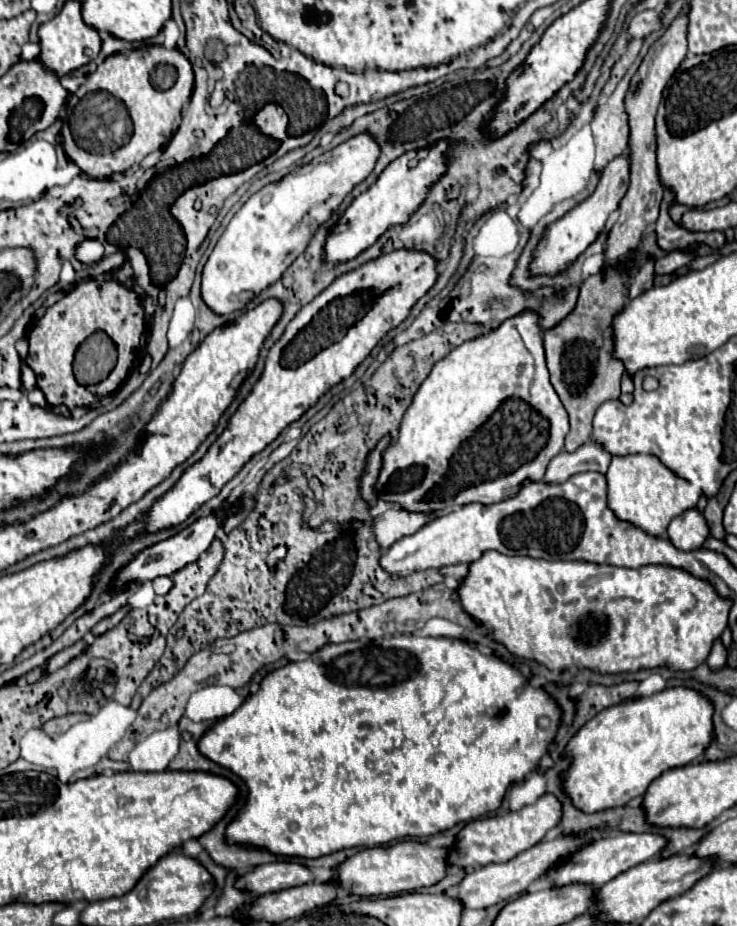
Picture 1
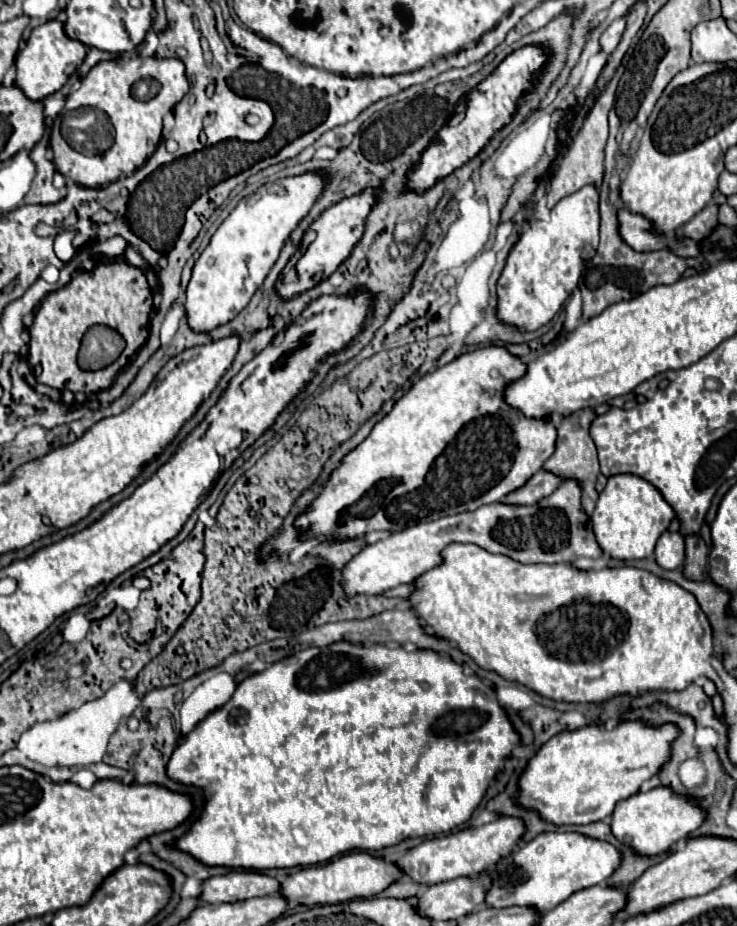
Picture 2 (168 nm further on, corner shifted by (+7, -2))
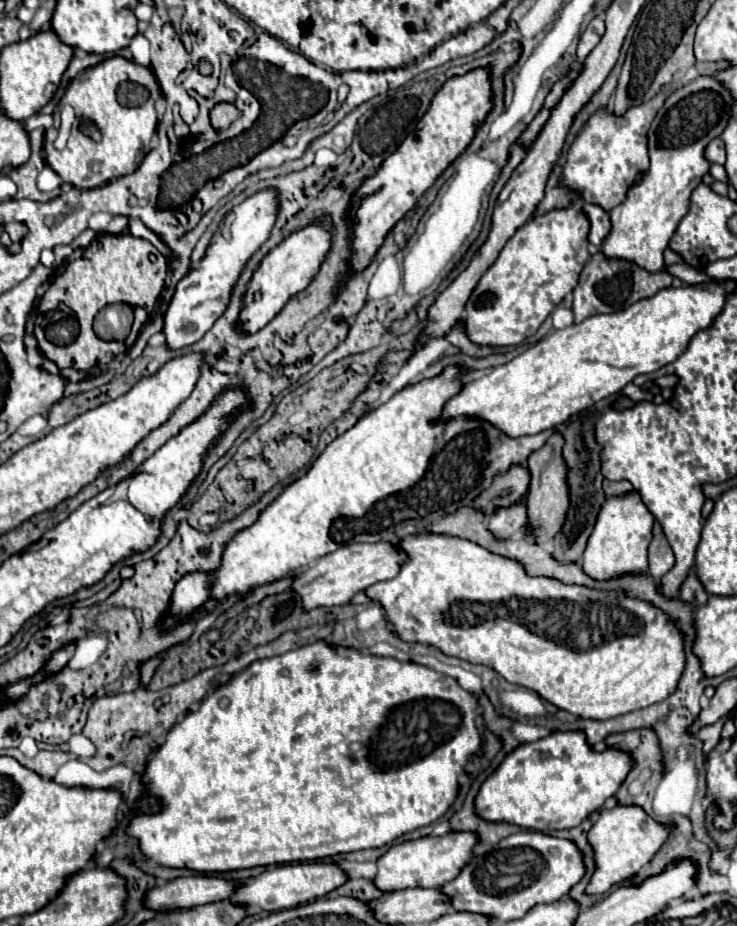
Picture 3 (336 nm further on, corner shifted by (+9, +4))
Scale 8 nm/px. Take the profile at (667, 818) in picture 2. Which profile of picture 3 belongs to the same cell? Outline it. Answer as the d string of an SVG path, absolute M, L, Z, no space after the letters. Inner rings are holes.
M615 805L611 809L603 809L589 831L589 843L595 849L597 871L593 873L587 891L603 893L611 885L619 885L621 881L633 877L659 851L659 847L667 841L669 835L669 825L655 821L637 805Z

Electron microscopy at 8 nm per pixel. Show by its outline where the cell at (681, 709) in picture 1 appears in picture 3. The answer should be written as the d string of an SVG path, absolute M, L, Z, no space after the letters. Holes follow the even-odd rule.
M581 729L557 731L539 741L519 745L509 753L481 785L475 807L489 821L507 821L535 831L571 829L603 809L605 801L619 791L633 767L635 759L629 751L619 747L595 751Z

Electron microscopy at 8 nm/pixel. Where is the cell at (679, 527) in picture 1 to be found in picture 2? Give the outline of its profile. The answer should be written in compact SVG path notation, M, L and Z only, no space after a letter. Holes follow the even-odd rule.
M663 533L655 547L655 561L663 569L677 569L685 559L685 539L681 533Z

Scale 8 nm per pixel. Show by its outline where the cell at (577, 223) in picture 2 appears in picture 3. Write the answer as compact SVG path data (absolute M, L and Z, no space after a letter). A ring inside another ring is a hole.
M573 205L563 209L551 209L547 217L533 217L523 227L519 227L517 233L507 241L507 245L499 253L497 261L481 277L479 285L473 289L463 309L461 321L465 321L469 339L479 345L507 347L517 345L523 339L535 335L535 331L547 319L547 315L563 301L567 293L573 291L573 287L579 281L583 265L589 259L589 241L587 241L589 227L591 225L587 215Z

